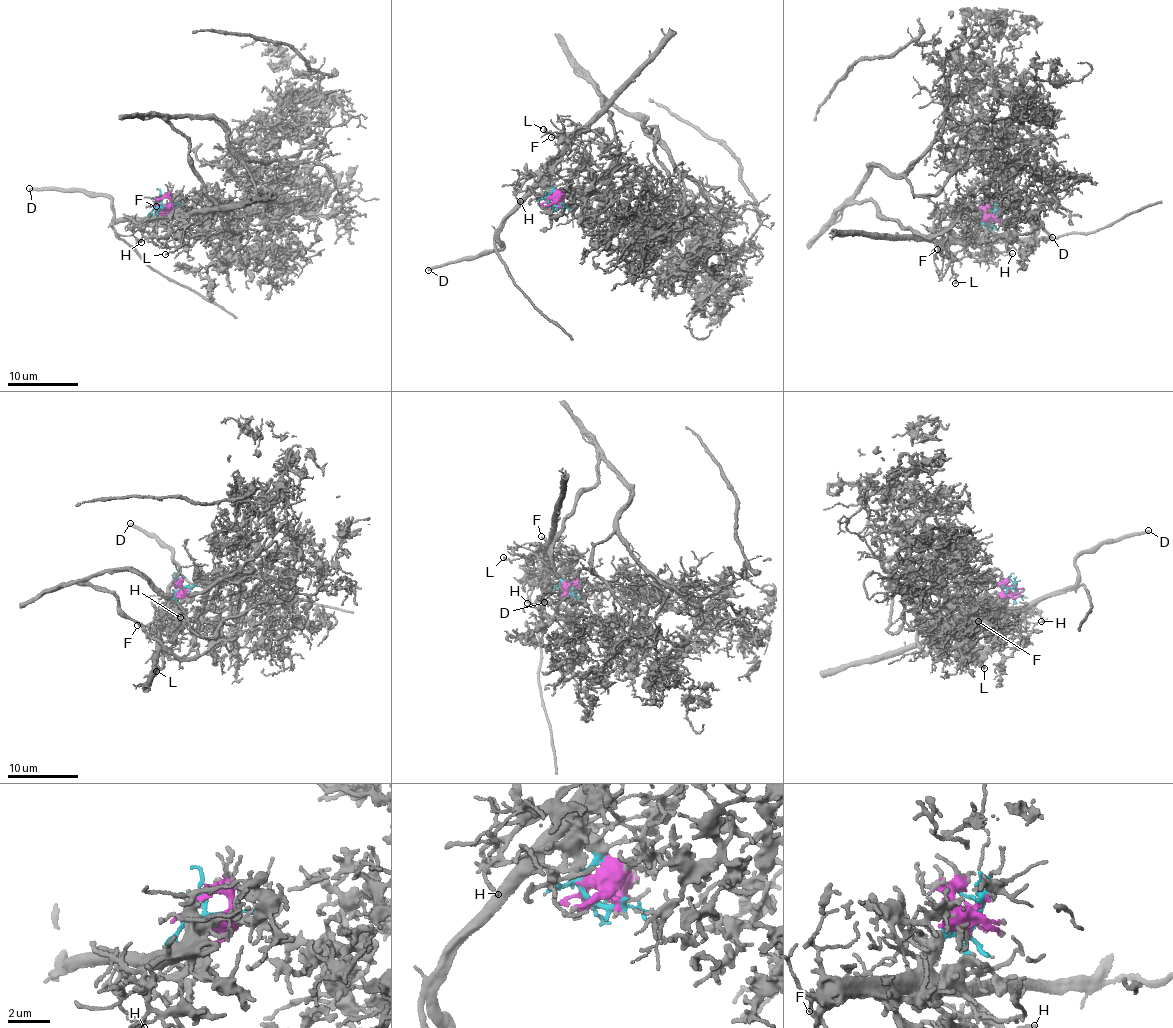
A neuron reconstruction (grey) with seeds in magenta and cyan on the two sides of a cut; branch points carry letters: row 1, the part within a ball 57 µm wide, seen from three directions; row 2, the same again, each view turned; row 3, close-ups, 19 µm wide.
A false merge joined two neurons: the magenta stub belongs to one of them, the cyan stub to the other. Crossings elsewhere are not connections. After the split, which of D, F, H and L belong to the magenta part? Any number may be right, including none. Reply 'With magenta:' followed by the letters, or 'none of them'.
With magenta: none of them

